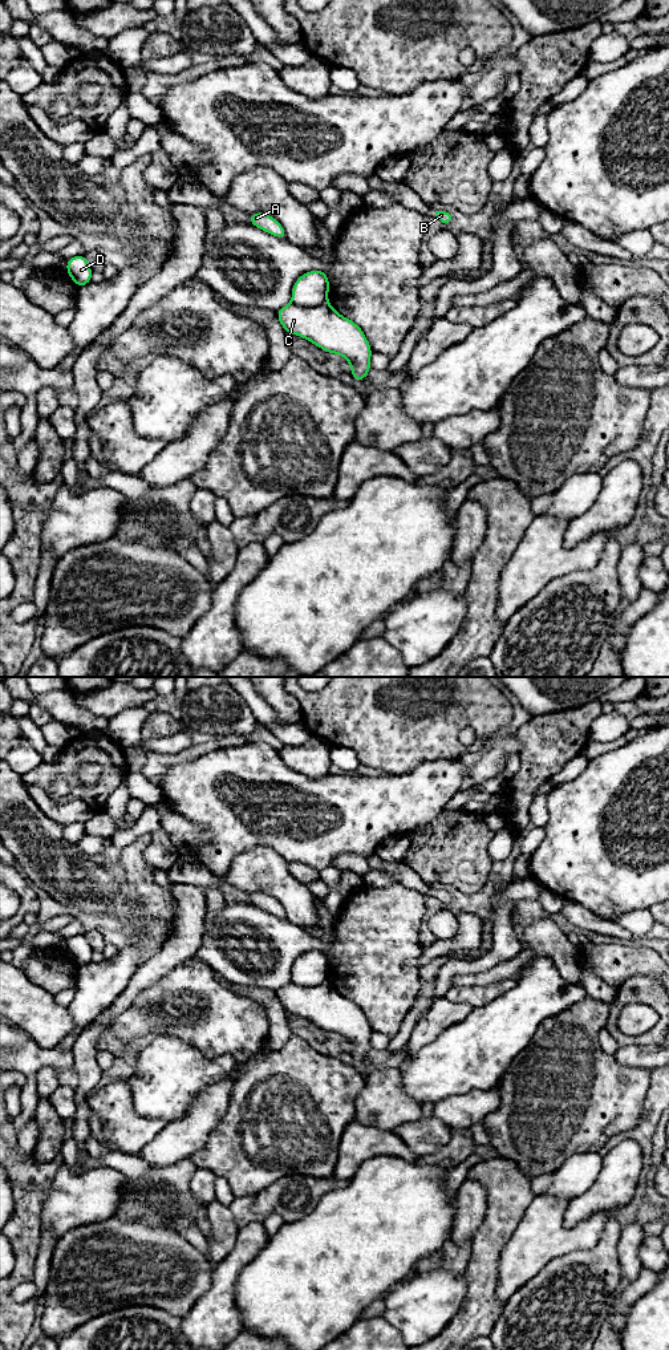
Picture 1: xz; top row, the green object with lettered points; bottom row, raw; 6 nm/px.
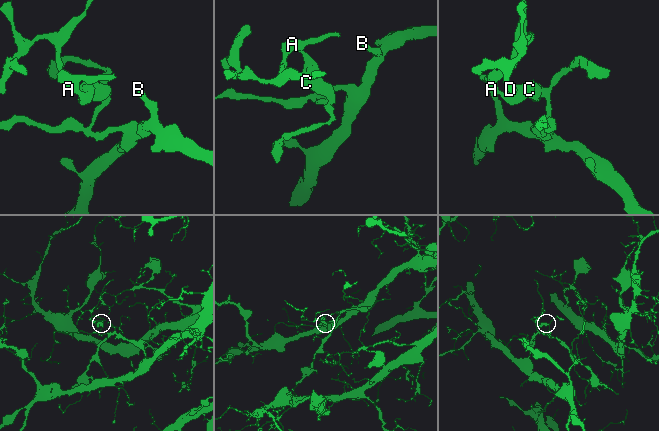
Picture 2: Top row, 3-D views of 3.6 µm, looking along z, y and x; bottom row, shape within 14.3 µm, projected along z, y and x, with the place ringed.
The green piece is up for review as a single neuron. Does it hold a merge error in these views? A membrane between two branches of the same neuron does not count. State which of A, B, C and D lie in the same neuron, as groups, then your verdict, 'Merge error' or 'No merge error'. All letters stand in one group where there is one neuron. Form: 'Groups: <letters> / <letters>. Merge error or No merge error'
Groups: A D / B C. Merge error

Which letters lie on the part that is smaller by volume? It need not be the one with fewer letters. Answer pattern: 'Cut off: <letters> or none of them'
Cut off: A, D

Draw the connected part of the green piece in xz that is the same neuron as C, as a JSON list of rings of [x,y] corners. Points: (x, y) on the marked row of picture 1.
[[[325,301],[313,308],[288,304],[276,312],[287,333],[297,335],[327,353],[336,353],[352,365],[352,377],[364,381],[370,370],[372,348],[362,329],[337,313]]]

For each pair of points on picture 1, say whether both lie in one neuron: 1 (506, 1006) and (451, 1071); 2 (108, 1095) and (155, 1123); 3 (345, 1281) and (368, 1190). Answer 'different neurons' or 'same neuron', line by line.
1: same neuron
2: same neuron
3: same neuron

